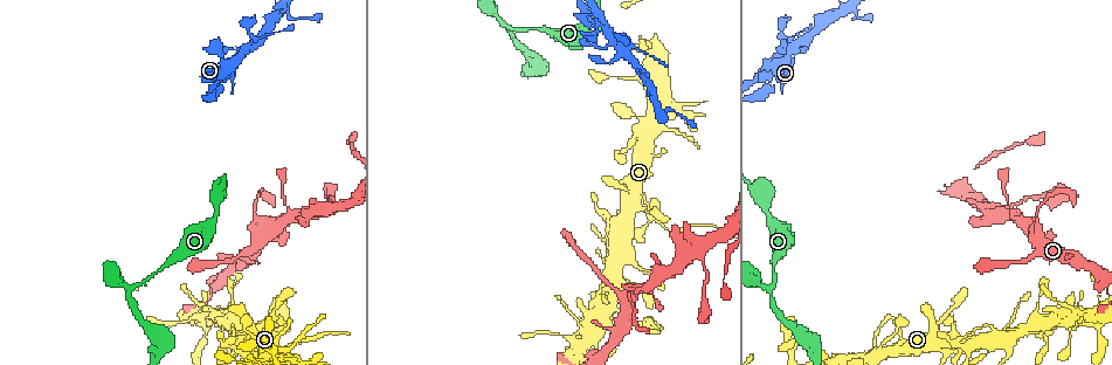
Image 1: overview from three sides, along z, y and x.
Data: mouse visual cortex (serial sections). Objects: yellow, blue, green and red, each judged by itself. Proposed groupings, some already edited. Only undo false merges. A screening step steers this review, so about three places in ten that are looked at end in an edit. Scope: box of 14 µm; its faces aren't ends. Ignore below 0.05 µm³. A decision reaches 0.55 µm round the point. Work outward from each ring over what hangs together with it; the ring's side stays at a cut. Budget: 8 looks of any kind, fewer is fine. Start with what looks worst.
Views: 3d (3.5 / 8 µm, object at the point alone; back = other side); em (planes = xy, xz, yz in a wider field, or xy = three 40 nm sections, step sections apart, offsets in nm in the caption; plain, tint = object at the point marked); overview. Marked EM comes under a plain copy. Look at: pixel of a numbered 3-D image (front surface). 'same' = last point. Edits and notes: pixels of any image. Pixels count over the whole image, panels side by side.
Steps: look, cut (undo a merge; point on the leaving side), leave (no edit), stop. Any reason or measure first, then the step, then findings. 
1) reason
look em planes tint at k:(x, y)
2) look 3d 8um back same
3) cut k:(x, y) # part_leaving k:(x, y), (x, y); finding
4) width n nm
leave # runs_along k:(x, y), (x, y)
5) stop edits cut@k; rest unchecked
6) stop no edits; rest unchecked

sudden change in width
look 3d 3.5um at 1:(1035, 216)

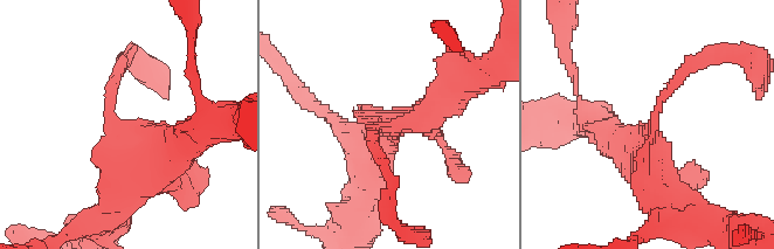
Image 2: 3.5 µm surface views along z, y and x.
arm_widths 150, 400 nm
look em xy step 1 tint at 2:(372, 128)

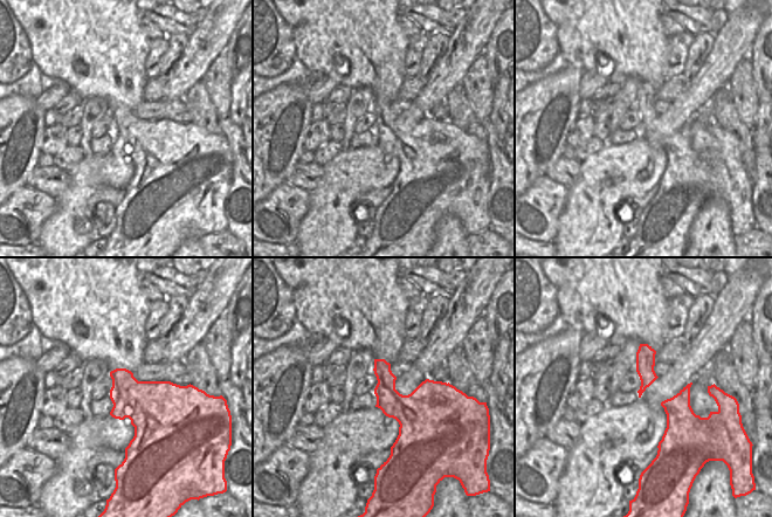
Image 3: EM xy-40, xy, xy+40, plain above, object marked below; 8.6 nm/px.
cut 2:(682, 75) # a second cell is stuck on

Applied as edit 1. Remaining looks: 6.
sharp bend
look 3d 3.5um at 1:(610, 44)

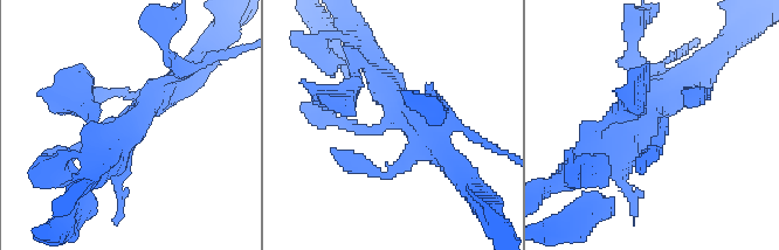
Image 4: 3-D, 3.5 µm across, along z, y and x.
look em xy step 5 tint at 4:(393, 119)

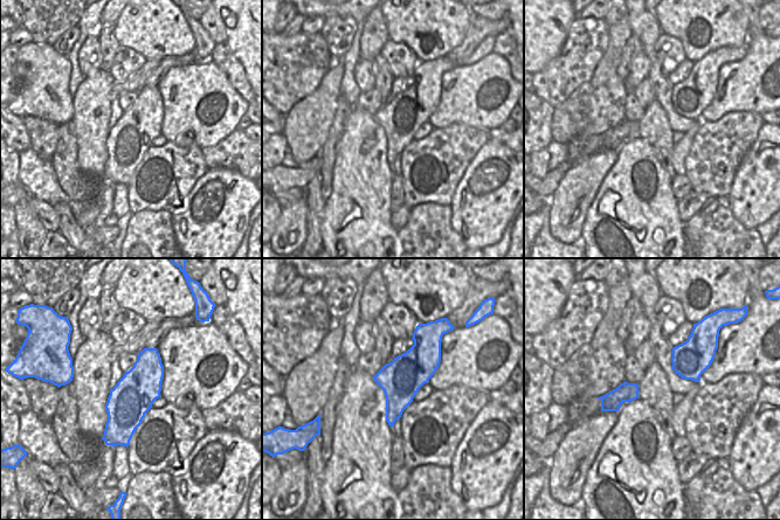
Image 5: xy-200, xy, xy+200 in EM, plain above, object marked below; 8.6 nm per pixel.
leave # runs_along 4:(71, 154), (183, 78); one cell here

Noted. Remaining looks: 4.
small branch off a trunk
look 3d 3.5um back at 1:(943, 349)

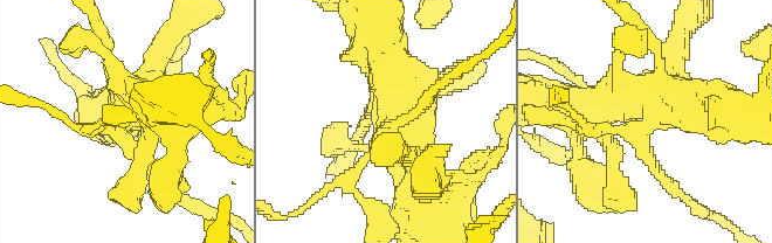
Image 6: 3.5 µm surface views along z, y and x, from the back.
need the tissue
look em planes tint at 6:(644, 122)

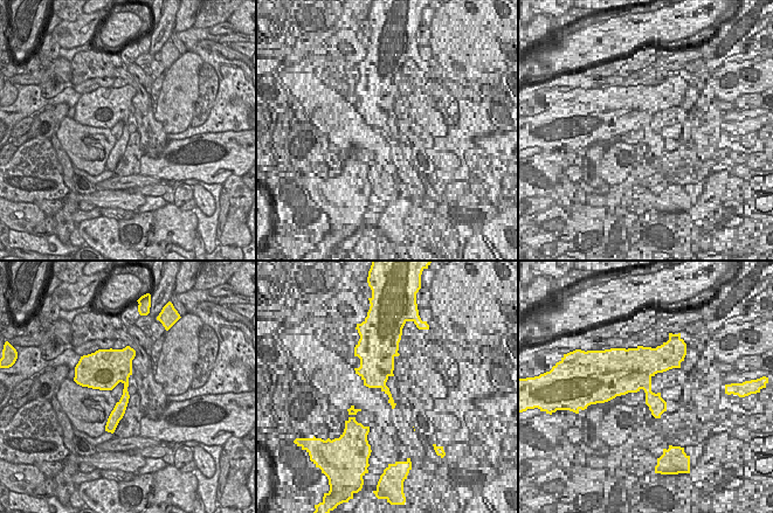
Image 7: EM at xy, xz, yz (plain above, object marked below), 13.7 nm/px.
cut 6:(364, 160) # two cells meet here

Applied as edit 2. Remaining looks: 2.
stop edits cut@2, cut@6; rest unchecked

